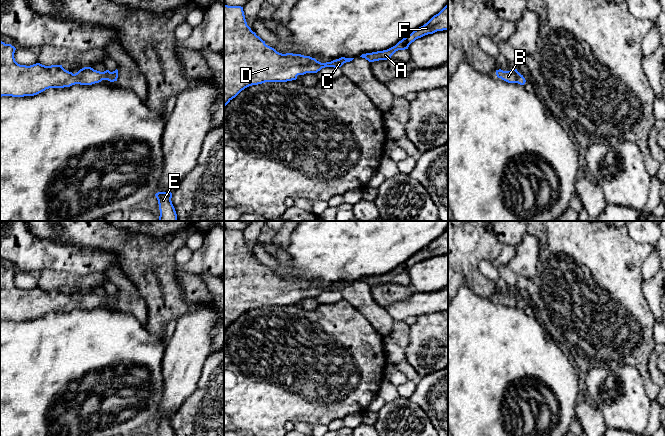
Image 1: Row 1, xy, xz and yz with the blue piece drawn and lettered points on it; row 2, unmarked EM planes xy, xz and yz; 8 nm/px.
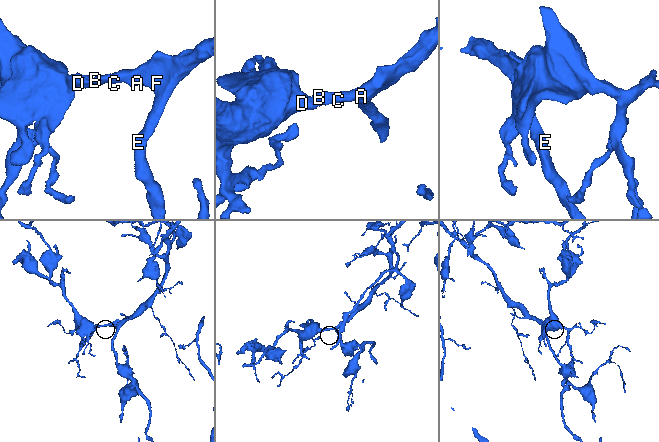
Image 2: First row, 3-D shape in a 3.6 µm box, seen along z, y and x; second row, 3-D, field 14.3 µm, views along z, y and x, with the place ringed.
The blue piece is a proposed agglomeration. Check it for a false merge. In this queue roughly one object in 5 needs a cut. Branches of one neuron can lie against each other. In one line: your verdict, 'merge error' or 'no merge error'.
no merge error

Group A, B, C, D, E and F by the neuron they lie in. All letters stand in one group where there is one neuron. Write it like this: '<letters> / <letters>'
A B C D E F

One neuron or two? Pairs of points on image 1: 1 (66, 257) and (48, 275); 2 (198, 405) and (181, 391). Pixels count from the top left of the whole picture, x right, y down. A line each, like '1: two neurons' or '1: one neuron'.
1: two neurons
2: two neurons

